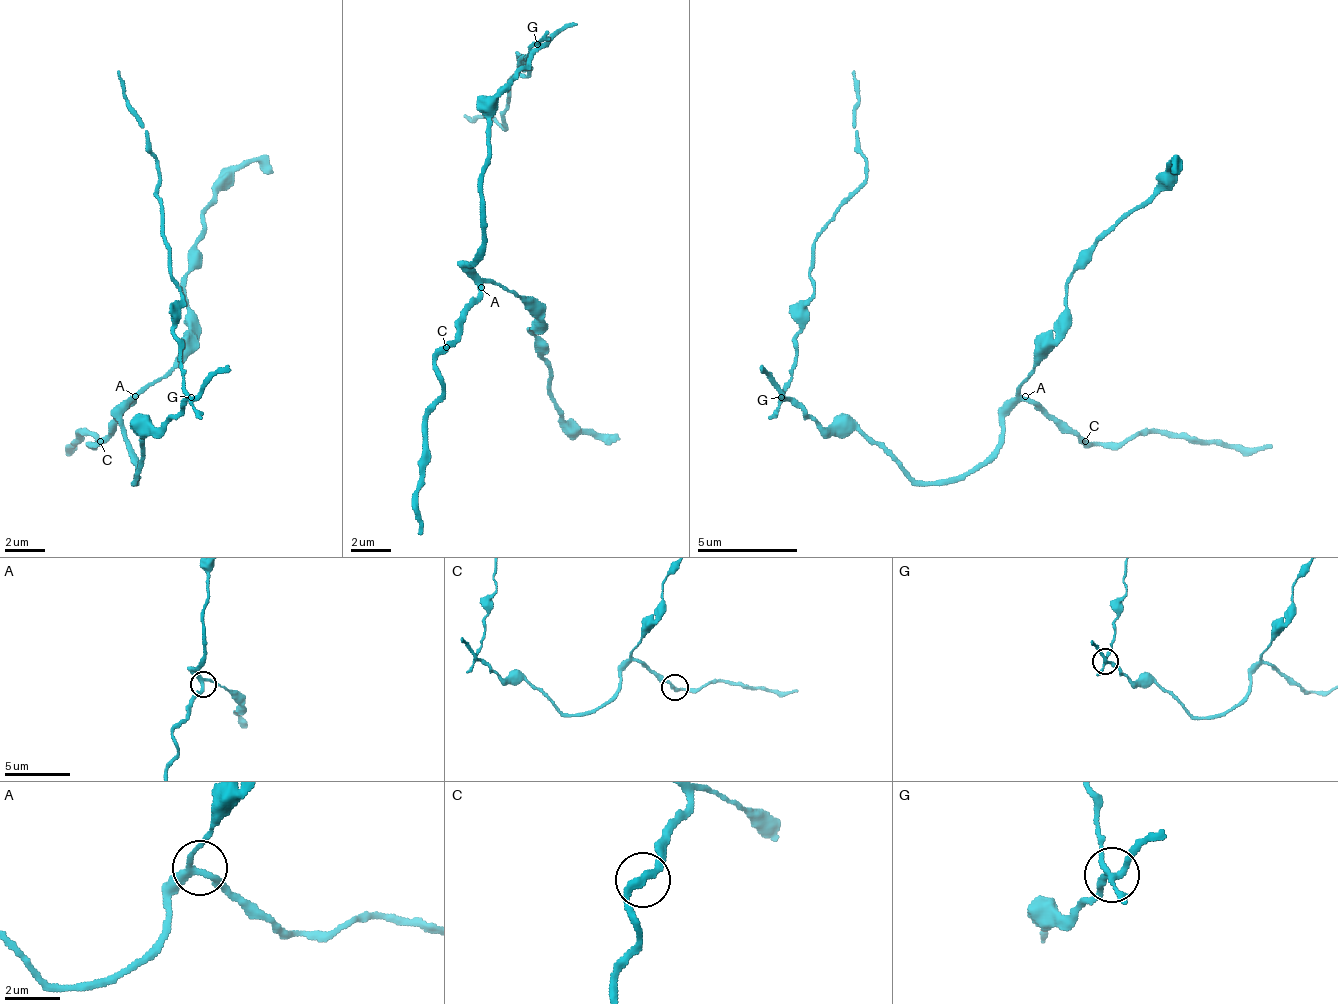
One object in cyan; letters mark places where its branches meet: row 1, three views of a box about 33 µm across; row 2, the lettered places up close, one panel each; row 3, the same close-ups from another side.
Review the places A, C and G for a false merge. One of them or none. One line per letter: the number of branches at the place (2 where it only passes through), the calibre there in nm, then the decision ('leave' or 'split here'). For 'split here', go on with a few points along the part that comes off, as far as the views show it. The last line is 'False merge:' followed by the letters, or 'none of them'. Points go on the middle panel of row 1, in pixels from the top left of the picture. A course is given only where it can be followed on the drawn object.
A: 3 branches meet; 240 nm thick; leave
C: 2 branches meet; 260 nm thick; leave
G: 3 branches meet; 240 nm thick; split here; foreign part runs (536, 43), (521, 63), (526, 78), (511, 78), (506, 128), (496, 118), (466, 113)
False merge: G

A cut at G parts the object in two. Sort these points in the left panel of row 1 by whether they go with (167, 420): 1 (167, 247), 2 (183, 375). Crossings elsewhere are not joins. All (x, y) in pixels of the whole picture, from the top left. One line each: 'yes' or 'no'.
1: no
2: no

